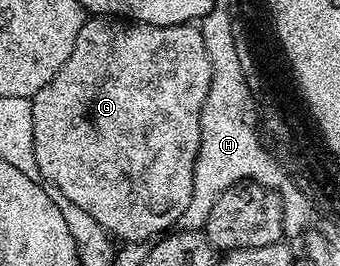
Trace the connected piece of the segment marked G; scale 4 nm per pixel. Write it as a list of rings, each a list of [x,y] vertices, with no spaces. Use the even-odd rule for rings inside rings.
[[[90,17],[86,24],[76,33],[76,45],[72,45],[72,57],[64,61],[60,73],[44,85],[30,99],[32,109],[32,137],[36,149],[36,165],[38,175],[50,187],[60,189],[72,205],[80,205],[84,213],[96,217],[96,221],[106,234],[115,240],[123,239],[126,245],[138,245],[148,239],[167,232],[179,222],[188,207],[188,201],[192,199],[192,177],[194,176],[194,162],[200,149],[200,113],[204,101],[208,97],[210,82],[213,81],[216,72],[208,61],[208,51],[204,49],[204,39],[201,30],[189,23],[180,25],[148,25],[147,23],[136,23],[123,21],[118,17]]]

